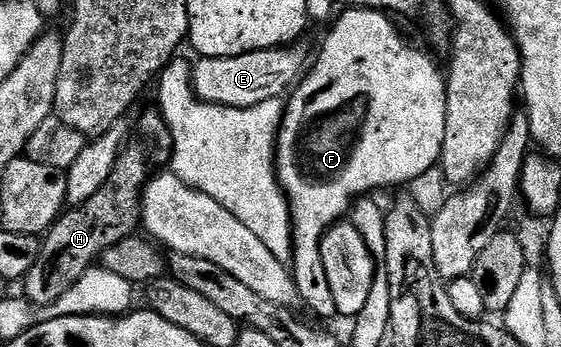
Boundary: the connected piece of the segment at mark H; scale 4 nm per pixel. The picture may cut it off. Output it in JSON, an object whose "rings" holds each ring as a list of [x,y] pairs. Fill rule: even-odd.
{"rings":[[[162,110],[145,111],[135,128],[133,126],[133,140],[128,141],[120,152],[108,182],[88,202],[64,213],[47,231],[39,247],[37,264],[33,264],[25,279],[26,301],[42,308],[61,300],[61,296],[65,296],[65,292],[69,292],[69,288],[102,259],[106,250],[132,237],[143,221],[143,191],[147,189],[147,183],[170,167],[174,154],[175,141]]]}

